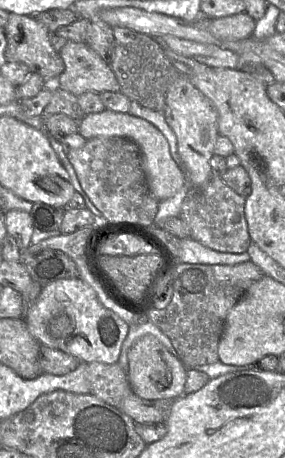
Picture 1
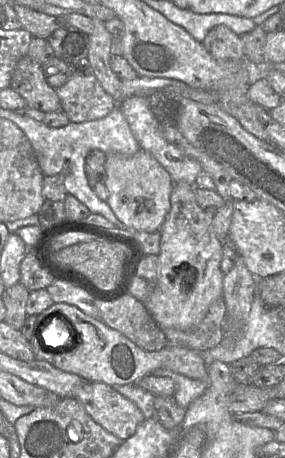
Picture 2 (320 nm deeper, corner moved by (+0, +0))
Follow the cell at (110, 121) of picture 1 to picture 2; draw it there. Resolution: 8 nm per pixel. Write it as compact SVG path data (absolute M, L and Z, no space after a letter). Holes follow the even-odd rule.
M143 149L134 155L106 154L104 184L108 191L107 203L120 222L136 231L160 231L171 207L170 196L174 181L151 154Z

